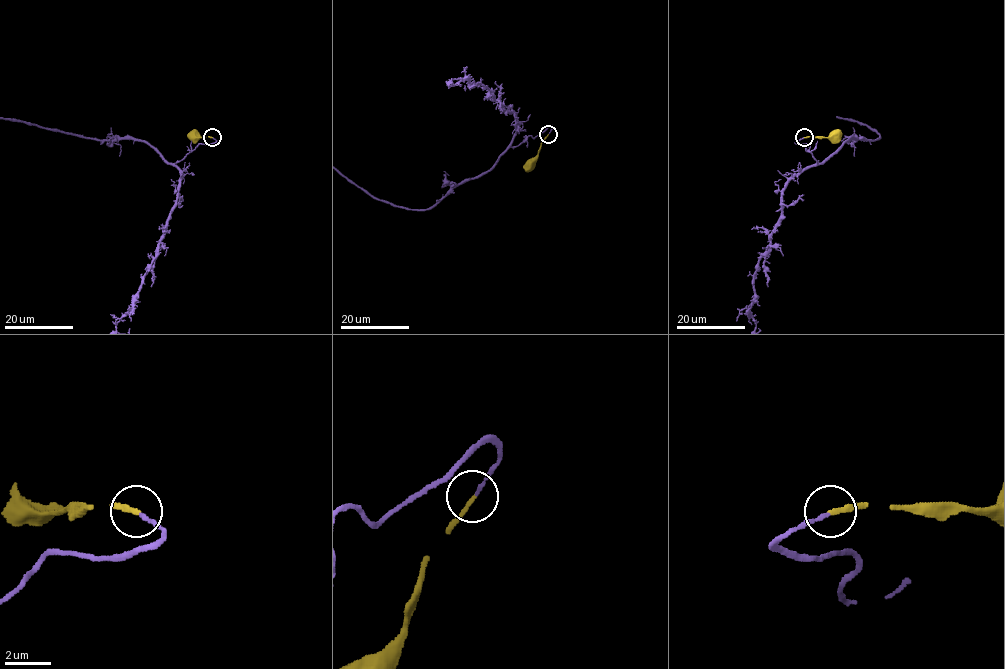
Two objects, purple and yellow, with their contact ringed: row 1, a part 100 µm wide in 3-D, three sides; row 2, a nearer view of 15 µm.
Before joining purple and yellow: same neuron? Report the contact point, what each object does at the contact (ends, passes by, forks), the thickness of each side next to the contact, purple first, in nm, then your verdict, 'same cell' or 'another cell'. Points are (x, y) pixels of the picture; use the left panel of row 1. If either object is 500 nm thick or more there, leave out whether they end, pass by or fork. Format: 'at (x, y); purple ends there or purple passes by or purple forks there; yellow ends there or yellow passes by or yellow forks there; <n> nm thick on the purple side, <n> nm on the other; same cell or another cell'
at (212, 137); purple ends there; yellow ends there; 150 nm thick on the purple side, 190 nm on the other; same cell

